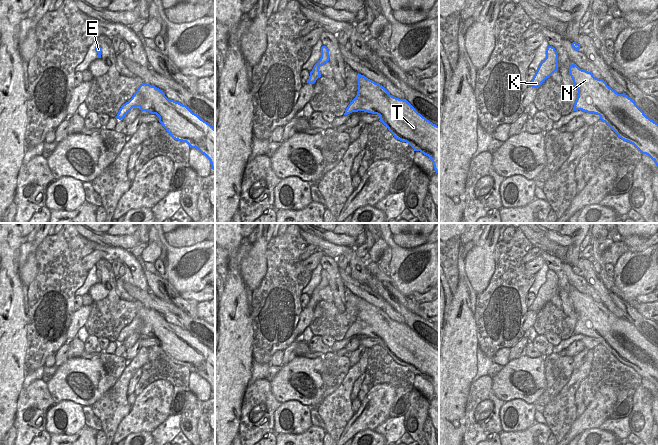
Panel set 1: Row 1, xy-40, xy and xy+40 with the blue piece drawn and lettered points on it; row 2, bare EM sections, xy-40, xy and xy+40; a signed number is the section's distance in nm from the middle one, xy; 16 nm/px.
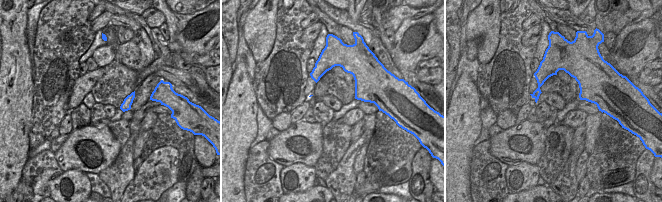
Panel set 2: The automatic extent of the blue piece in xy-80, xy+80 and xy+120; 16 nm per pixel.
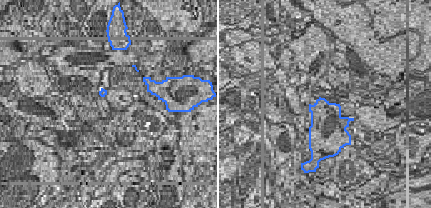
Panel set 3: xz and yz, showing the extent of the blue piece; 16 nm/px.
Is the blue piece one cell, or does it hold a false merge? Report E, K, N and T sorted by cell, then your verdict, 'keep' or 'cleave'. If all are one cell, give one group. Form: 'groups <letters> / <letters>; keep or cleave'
groups E K N T; keep

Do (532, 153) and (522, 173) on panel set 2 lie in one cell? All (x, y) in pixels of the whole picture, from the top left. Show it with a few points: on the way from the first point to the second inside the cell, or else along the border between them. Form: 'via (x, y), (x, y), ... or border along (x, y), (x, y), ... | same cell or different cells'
border along (536, 164), (521, 162), (508, 166) | different cells

